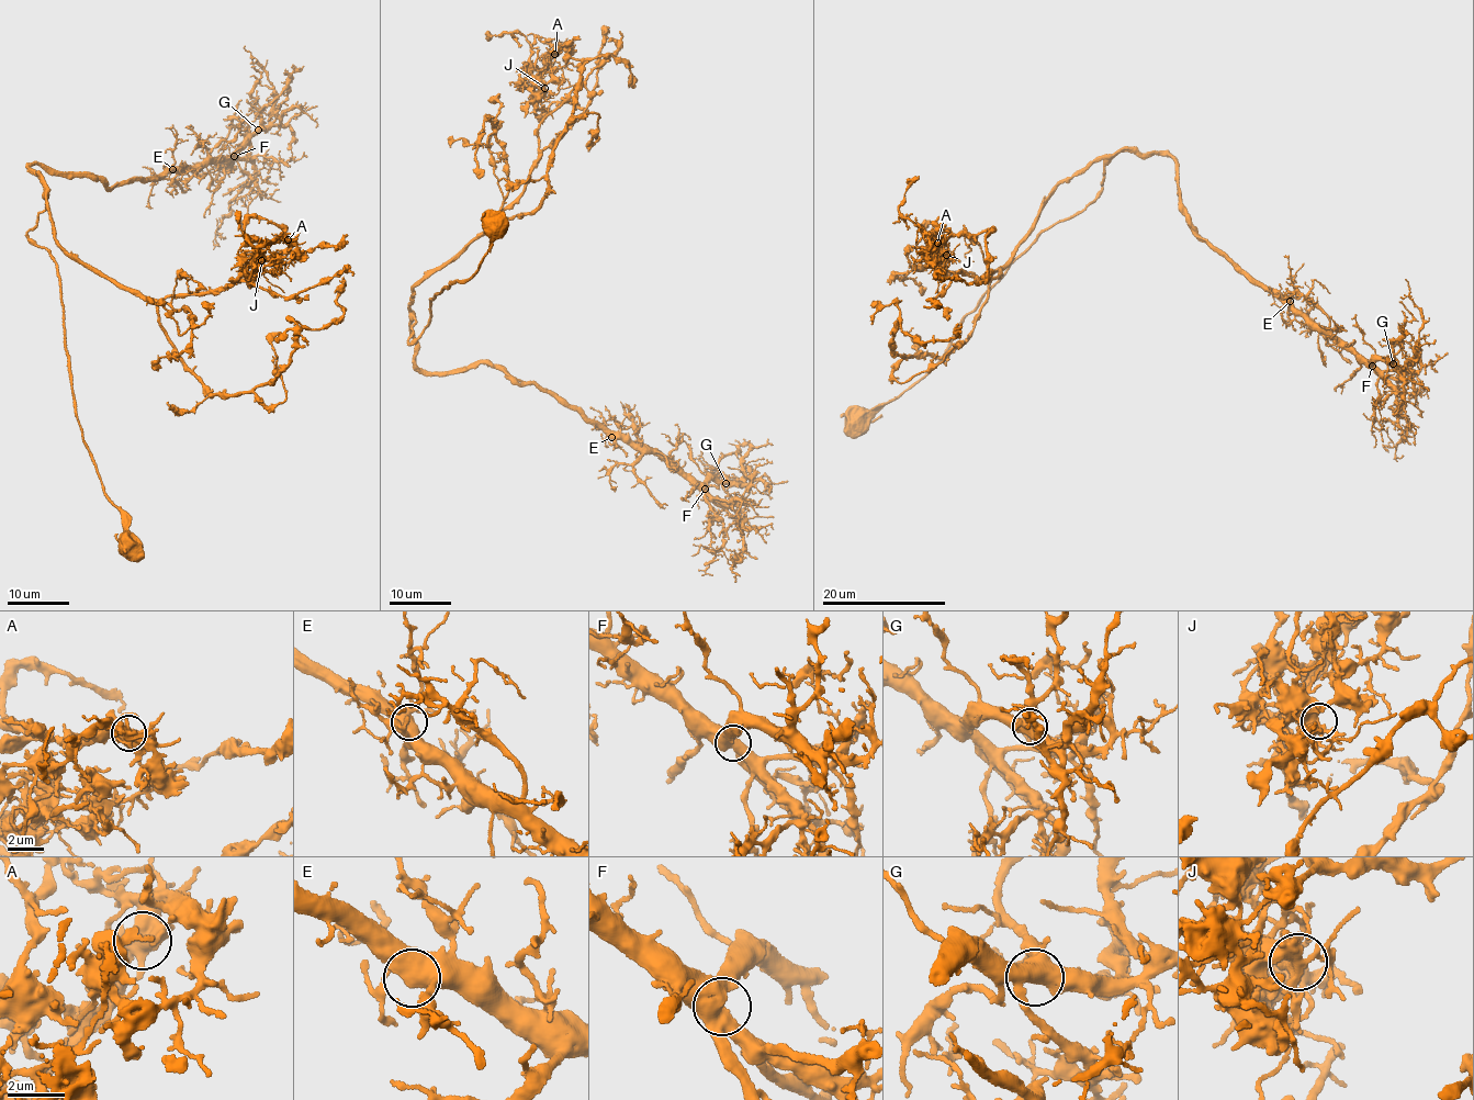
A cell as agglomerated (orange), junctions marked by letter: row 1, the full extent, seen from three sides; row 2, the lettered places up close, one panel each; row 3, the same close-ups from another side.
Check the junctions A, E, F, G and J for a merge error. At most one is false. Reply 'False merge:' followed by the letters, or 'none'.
False merge: A

